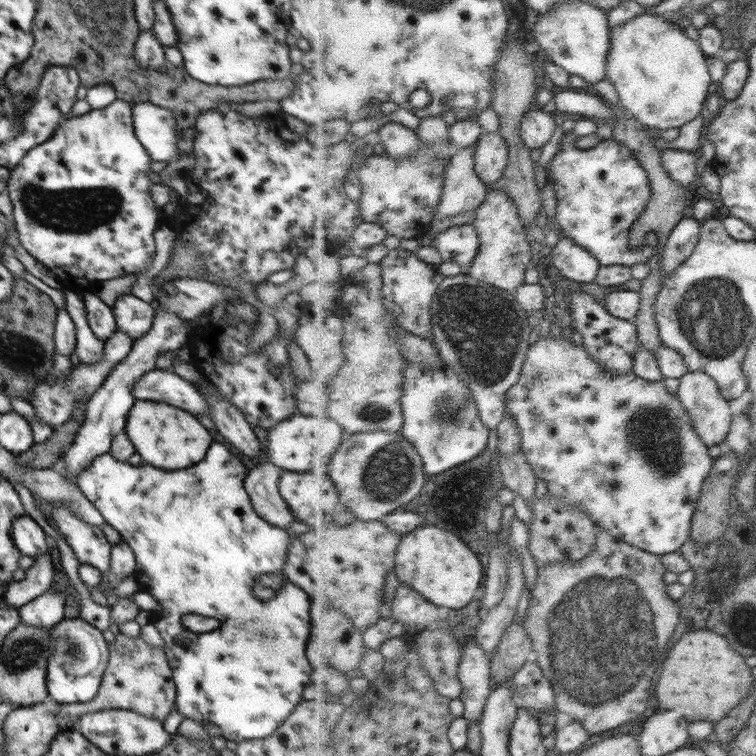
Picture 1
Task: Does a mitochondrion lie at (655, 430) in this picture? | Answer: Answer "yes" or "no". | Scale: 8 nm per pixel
yes

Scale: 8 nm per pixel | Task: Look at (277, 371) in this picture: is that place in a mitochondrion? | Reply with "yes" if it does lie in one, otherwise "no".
no

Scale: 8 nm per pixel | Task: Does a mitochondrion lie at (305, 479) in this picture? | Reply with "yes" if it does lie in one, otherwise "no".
no

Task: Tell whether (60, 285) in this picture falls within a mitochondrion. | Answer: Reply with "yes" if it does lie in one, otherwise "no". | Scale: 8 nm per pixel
no

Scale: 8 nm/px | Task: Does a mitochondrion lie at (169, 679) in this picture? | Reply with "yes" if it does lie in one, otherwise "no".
no

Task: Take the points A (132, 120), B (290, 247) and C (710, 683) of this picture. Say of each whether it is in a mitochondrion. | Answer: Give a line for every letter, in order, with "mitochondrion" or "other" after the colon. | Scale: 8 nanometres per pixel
A: other
B: other
C: other

